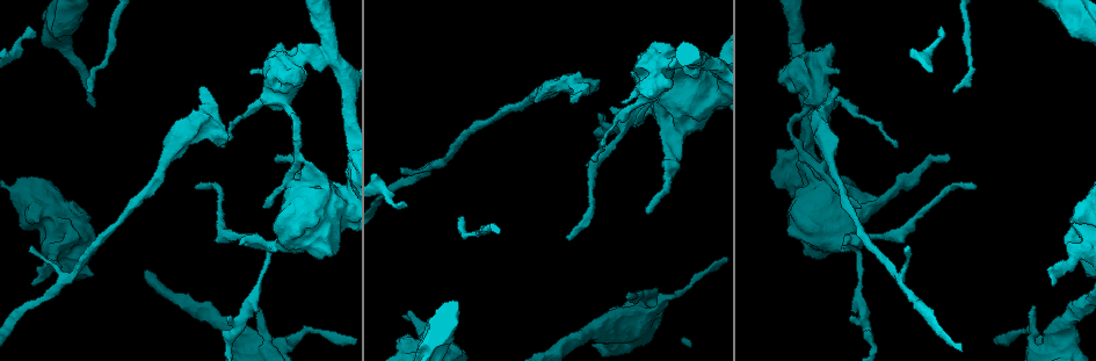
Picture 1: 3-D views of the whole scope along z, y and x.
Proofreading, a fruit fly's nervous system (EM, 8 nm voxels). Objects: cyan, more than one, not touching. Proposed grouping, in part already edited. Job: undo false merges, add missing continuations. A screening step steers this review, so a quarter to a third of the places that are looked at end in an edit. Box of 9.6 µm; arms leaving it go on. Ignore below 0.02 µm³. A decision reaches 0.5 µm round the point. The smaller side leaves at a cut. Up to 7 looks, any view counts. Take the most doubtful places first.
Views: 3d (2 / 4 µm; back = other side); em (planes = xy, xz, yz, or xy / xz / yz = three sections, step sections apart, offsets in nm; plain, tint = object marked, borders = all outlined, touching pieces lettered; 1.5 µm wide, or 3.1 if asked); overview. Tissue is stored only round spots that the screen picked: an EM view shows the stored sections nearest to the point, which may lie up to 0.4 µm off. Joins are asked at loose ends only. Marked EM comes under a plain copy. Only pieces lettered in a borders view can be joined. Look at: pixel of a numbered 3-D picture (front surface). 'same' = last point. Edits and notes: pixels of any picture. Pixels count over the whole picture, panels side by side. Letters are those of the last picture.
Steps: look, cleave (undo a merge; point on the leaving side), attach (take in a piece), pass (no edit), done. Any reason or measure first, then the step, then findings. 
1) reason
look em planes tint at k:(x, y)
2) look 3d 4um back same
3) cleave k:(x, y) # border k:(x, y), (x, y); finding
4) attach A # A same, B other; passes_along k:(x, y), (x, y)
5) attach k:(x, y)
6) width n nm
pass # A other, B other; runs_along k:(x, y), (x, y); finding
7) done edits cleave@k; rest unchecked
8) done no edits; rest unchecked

thin end
look 3d 4um at 1:(943, 35)

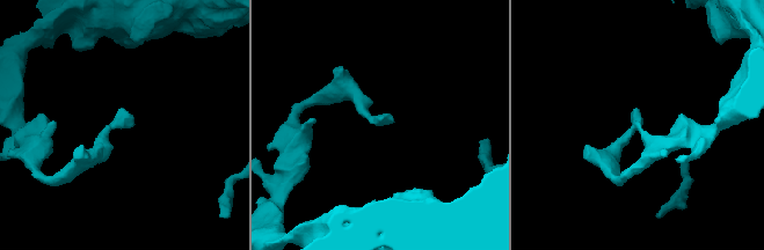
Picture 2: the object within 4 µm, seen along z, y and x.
need the tissue
look em planes borders at 2:(132, 124)

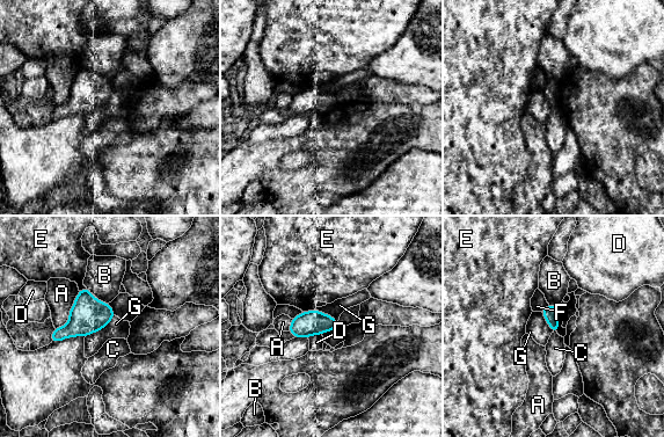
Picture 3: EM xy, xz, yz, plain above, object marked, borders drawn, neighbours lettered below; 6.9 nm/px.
longest_contact A 320 nm
pass # A other, B other, C other, D other, E other, F other, G other; none of them fits

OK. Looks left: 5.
thick turns thin
look 3d 2um at 1:(638, 104)

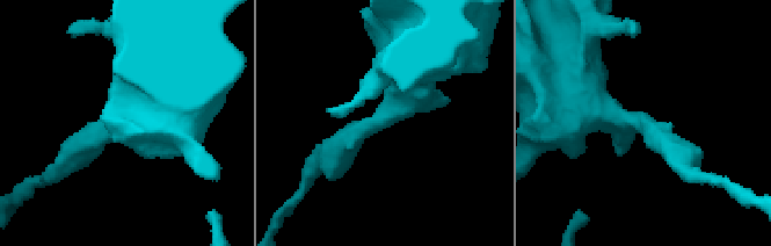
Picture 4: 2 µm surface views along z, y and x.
need the tissue
look em xy step 8 tint at 4:(643, 122)

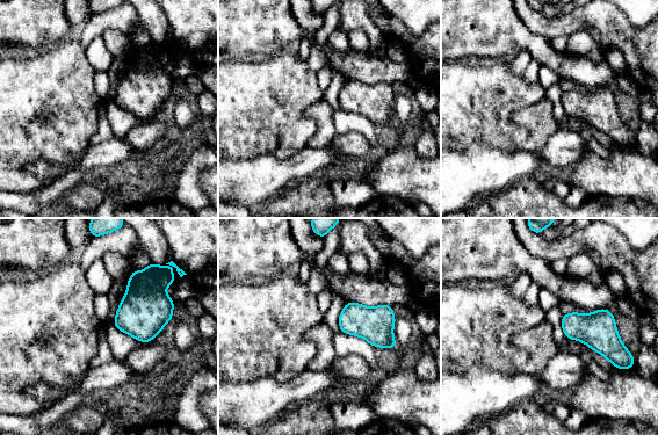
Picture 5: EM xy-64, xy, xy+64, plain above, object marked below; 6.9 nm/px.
look em yz step 4 borders same

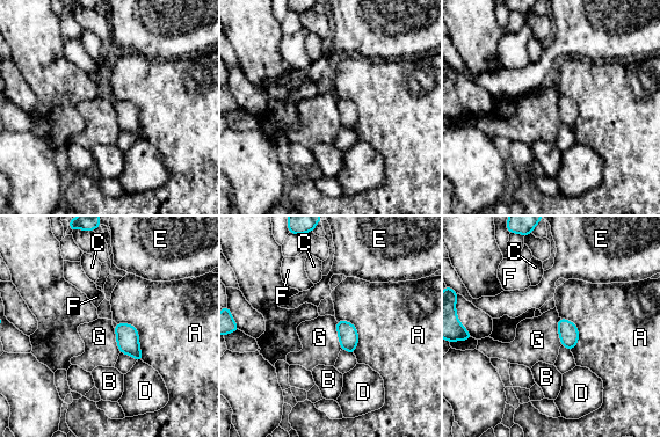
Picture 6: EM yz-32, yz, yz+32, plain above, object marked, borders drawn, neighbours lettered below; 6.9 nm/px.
pass # A other, B other, C other, D other, E other, F other, G other; one neuron here

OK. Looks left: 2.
look em yz step 4 tint at 1:(898, 145)

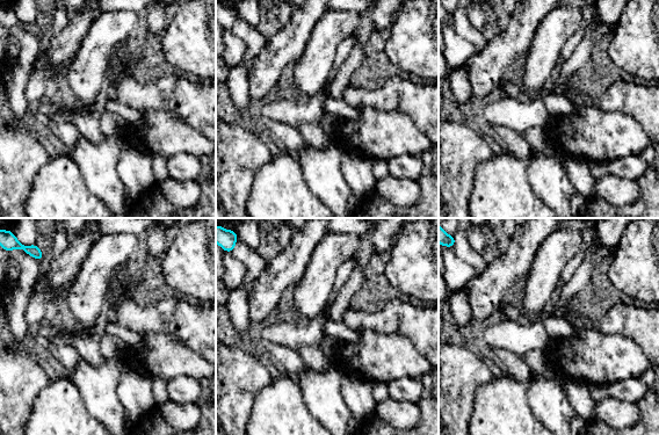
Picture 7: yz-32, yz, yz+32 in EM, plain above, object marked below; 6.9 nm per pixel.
cut it another way
look em planes borders same

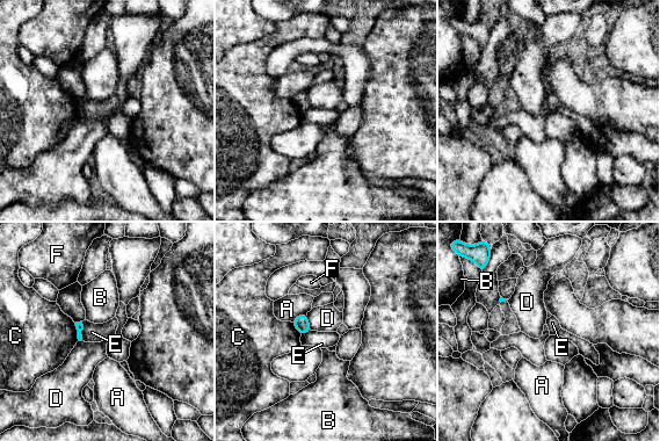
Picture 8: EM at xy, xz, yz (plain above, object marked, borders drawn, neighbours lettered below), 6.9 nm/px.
pass # A other, B other, C other, D other, E other, F other; border 8:(74, 323), (79, 340); none of them fits

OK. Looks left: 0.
done no edits; rest unchecked

